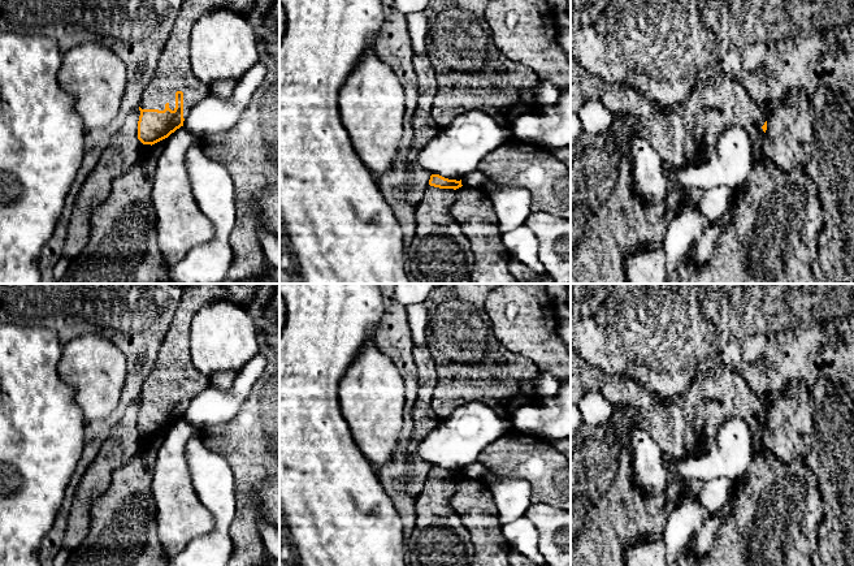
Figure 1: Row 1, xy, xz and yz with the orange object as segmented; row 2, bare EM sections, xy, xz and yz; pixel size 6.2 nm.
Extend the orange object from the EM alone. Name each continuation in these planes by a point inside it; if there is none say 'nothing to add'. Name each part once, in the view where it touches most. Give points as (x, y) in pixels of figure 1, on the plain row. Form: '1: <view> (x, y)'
1: xy (173, 364)

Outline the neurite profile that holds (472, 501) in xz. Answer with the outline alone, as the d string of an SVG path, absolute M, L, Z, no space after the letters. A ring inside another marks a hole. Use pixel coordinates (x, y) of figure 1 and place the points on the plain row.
M456 480L450 505L469 531L474 549L471 566L512 566L508 561L512 549L502 533L499 511L484 480Z

